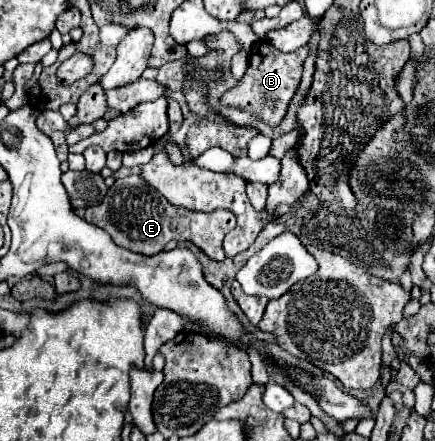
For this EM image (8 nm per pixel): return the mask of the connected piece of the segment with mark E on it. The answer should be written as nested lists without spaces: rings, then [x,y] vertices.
[[[132,174],[126,178],[116,180],[104,200],[96,206],[86,208],[84,218],[102,230],[106,230],[112,240],[138,254],[158,254],[164,250],[164,246],[170,240],[190,240],[196,246],[200,246],[210,258],[214,260],[224,260],[226,254],[222,250],[222,240],[224,236],[236,226],[236,218],[228,210],[216,210],[216,212],[196,212],[196,210],[186,210],[182,206],[170,204],[156,188],[152,188],[142,176]]]

